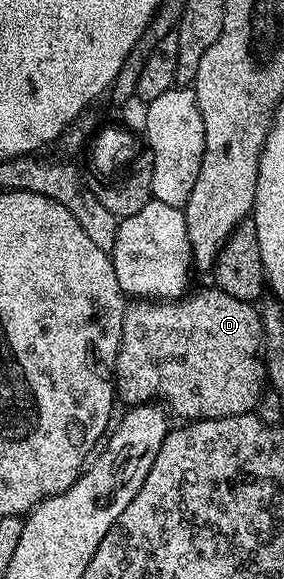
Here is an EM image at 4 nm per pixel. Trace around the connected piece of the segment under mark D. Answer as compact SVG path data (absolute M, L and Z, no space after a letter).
M217 288L210 290L198 290L187 293L181 300L138 300L127 305L124 324L122 325L122 343L118 349L118 365L114 367L116 379L116 394L119 399L126 401L127 407L140 406L161 400L163 403L171 402L178 406L180 413L186 420L201 420L203 418L223 418L224 416L236 416L237 414L249 414L257 411L258 401L267 389L265 360L262 357L262 315L259 307L252 302L236 300L234 296L228 296L228 292Z

